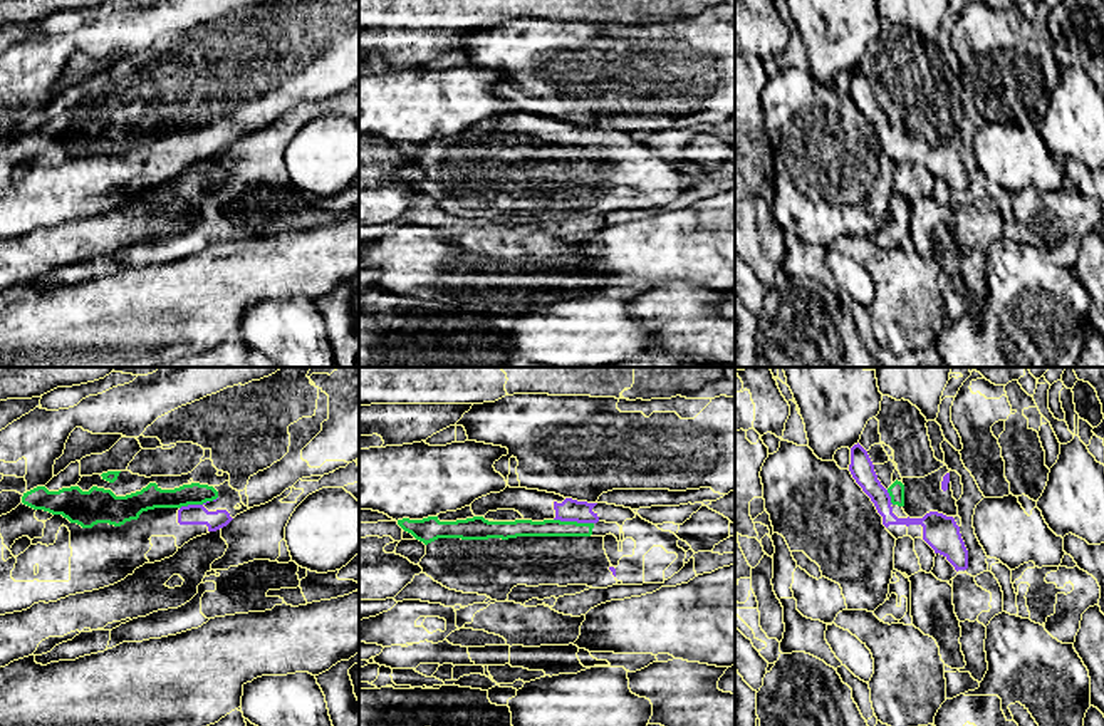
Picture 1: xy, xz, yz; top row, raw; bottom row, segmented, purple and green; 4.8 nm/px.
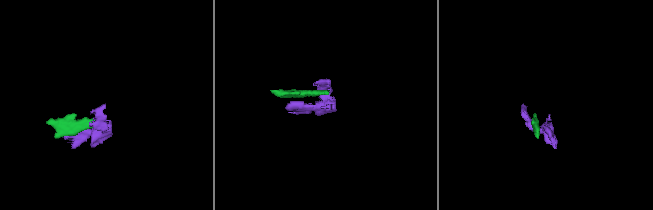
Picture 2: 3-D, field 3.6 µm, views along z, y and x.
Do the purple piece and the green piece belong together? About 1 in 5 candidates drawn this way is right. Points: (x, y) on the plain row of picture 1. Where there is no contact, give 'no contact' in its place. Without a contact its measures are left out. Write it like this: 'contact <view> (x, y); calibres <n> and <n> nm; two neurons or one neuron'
contact xz (574, 145); calibres 110 and 80 nm; one neuron

